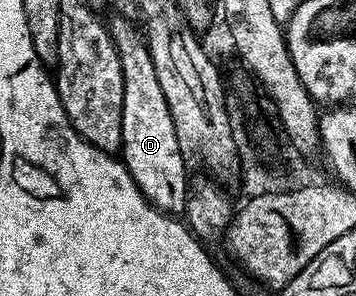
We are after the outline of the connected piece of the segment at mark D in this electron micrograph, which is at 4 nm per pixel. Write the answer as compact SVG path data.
M115 17L109 21L109 28L113 43L119 52L121 71L125 79L121 115L121 160L126 165L129 175L133 175L133 183L137 183L137 187L150 205L168 215L182 214L187 208L189 192L186 165L188 162L177 143L177 131L173 131L173 115L169 115L169 103L165 103L165 94L161 92L161 86L157 83L157 74L144 34L137 25L135 30L134 23L126 21L123 17Z

